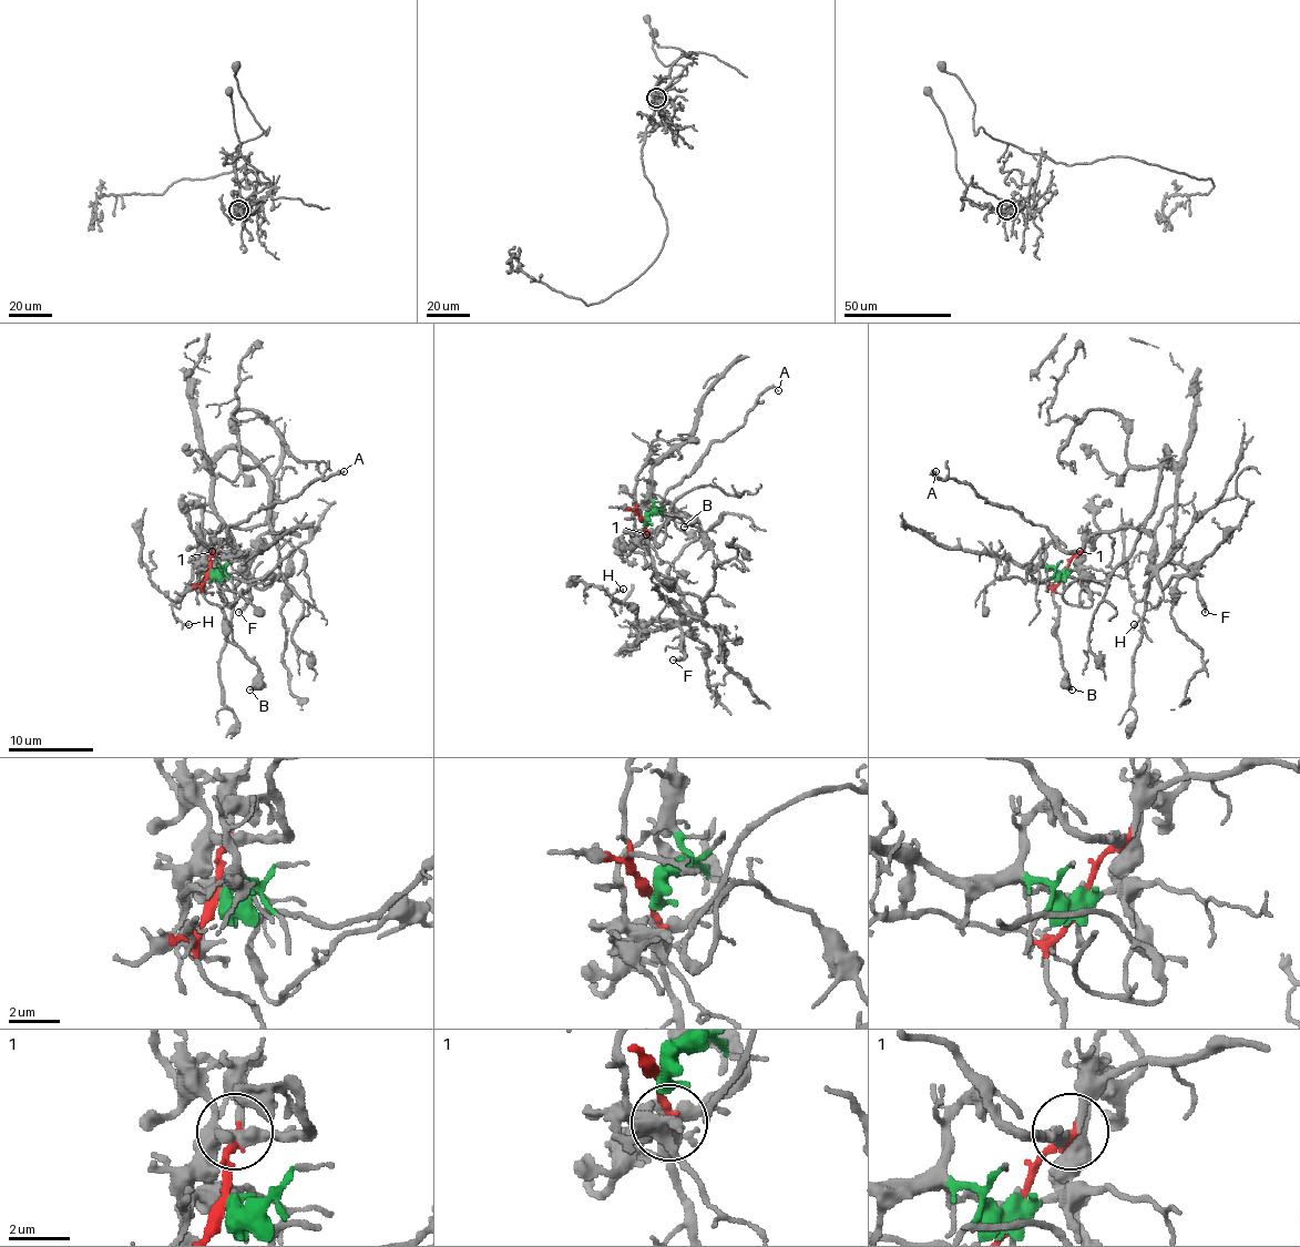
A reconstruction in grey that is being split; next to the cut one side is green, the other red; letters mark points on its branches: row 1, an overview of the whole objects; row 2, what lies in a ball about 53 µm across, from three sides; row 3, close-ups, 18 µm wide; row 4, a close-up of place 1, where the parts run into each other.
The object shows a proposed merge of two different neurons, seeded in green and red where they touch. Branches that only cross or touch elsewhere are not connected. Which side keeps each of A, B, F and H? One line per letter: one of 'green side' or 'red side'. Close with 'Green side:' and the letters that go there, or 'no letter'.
A: green side
B: red side
F: red side
H: red side
Green side: A

